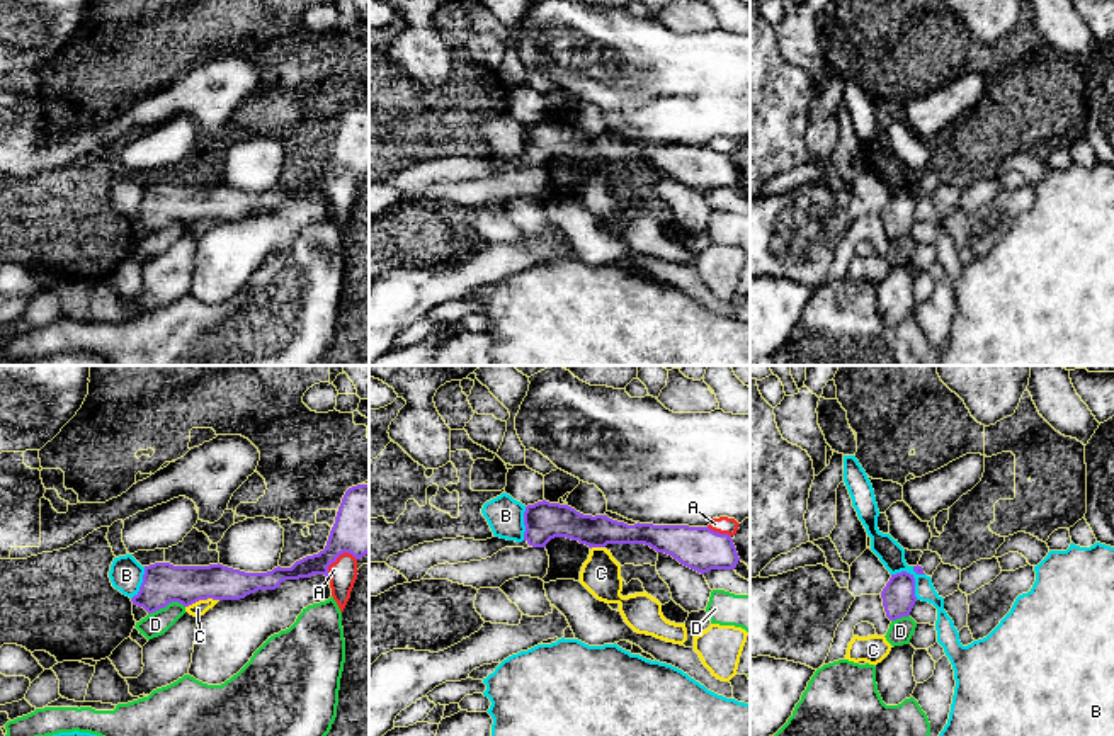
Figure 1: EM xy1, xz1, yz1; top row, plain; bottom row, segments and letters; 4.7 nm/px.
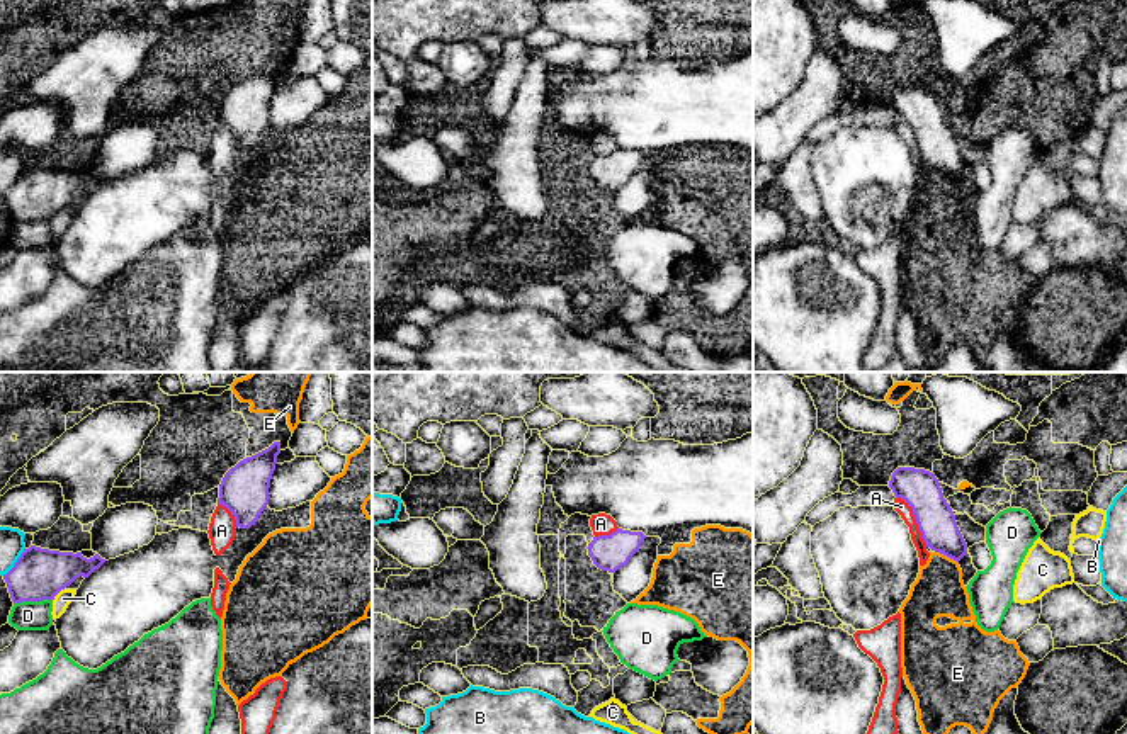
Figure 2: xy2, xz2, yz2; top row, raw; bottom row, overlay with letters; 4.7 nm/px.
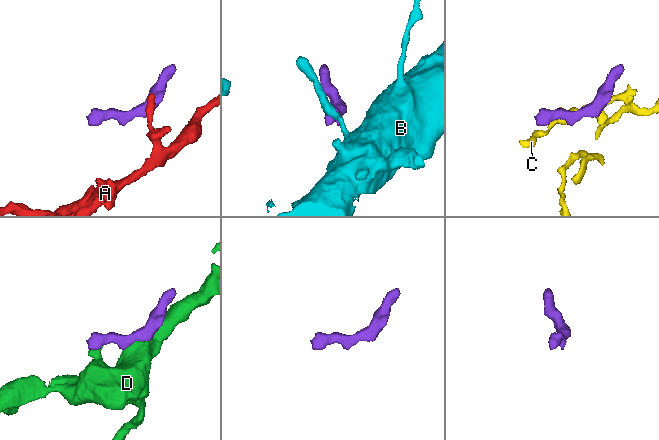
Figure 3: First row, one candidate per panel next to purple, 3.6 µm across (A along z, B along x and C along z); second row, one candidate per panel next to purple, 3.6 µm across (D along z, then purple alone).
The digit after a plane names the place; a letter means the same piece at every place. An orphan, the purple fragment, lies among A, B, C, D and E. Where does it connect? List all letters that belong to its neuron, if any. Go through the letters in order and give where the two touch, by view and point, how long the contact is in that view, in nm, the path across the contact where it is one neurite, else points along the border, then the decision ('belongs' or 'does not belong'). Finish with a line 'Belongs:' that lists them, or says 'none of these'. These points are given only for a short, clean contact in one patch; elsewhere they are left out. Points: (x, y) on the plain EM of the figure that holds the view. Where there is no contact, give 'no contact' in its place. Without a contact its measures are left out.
A: yz2 (917, 140) | 280 nm | along yz2 (896, 116), (910, 126), (927, 165) | does not belong
B: yz1 (914, 198) | 180 nm | along yz1 (892, 192), (907, 191), (914, 198), (914, 215), (917, 218) | does not belong
C: xy1 (201, 218) | 170 nm | along xy1 (218, 218), (199, 218), (186, 226) | does not belong
D: xy2 (33, 220) | 190 nm | does not belong
E: yz2 (947, 175) | 130 nm | does not belong
Belongs: none of these

